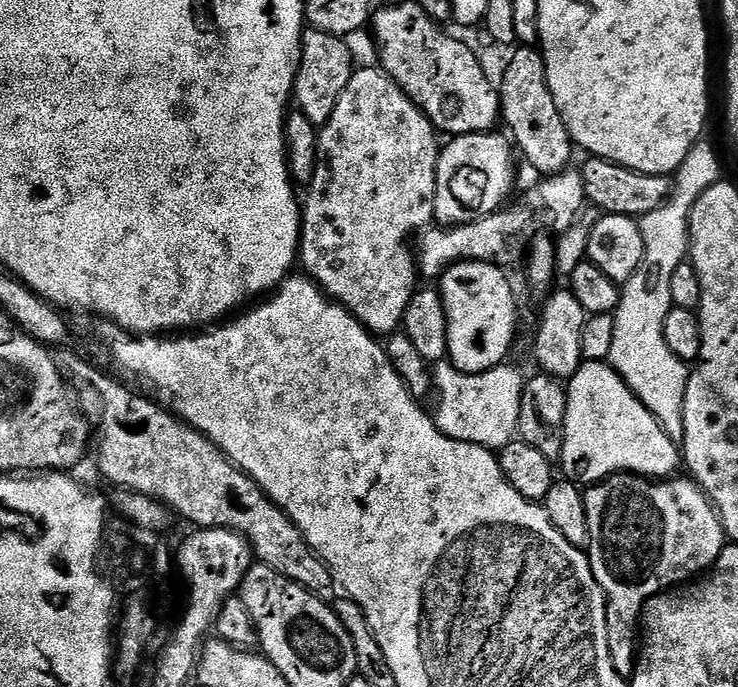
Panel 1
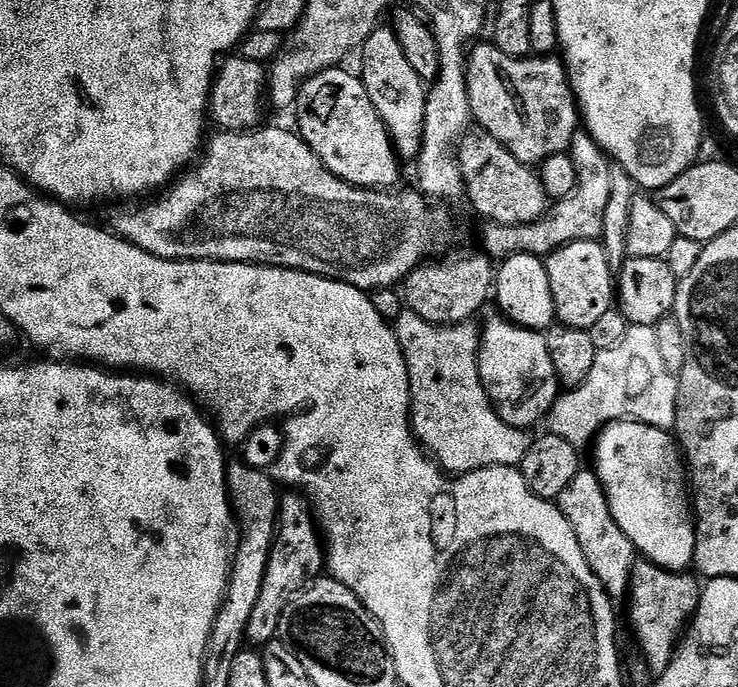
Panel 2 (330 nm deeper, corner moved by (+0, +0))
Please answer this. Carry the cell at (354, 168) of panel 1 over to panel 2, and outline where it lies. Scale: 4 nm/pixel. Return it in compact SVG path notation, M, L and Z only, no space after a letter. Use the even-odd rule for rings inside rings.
M377 26L362 45L363 52L364 65L358 68L358 72L366 86L366 94L370 94L370 102L386 126L392 147L405 161L415 161L424 144L424 111L428 101L426 82L414 74L414 66L410 66L406 54L402 54L402 46L391 27Z

